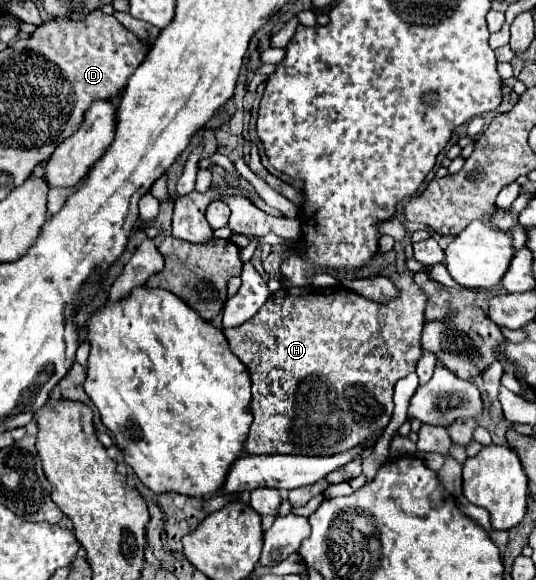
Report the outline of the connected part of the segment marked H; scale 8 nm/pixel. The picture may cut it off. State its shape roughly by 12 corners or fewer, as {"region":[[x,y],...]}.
{"region":[[285,289],[223,329],[249,453],[377,441],[425,293]]}

